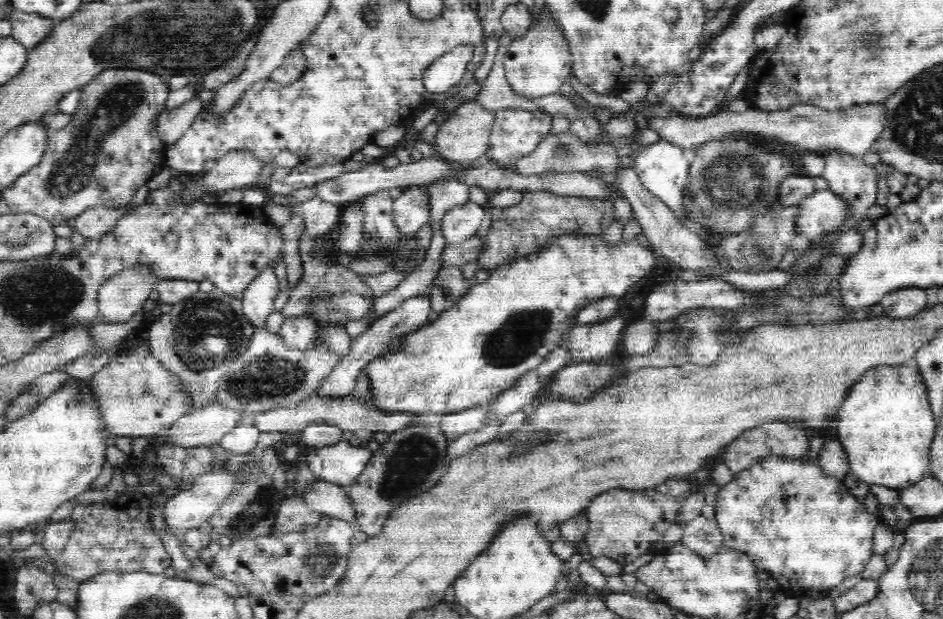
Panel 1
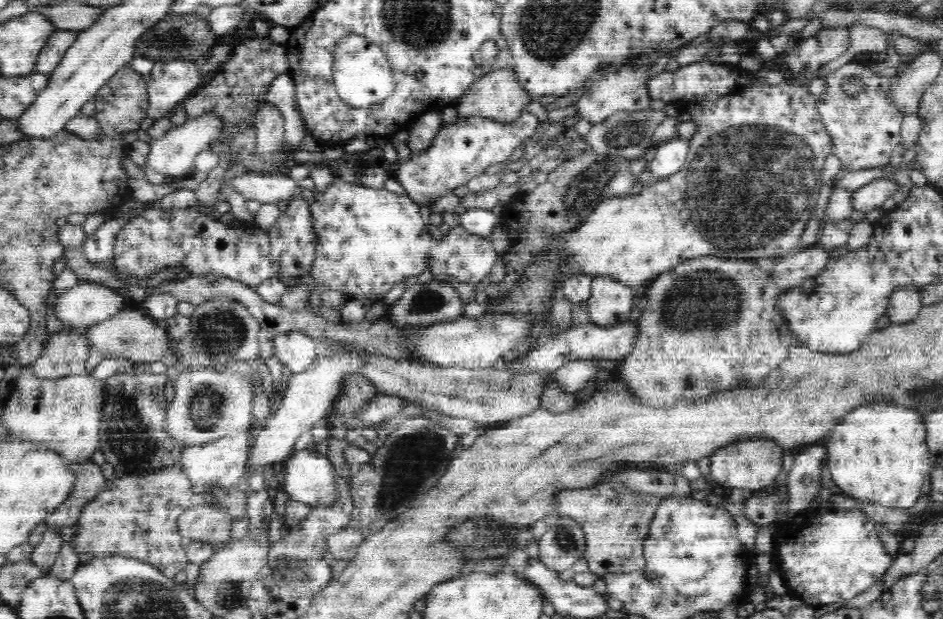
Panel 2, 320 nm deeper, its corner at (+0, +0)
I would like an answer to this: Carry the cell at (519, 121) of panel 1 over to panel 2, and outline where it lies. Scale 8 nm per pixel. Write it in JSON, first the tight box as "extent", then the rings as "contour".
{"extent":[396,111,539,206],"contour":[[[526,111],[518,116],[518,120],[509,125],[500,125],[494,121],[486,120],[458,120],[451,125],[443,126],[436,137],[435,143],[430,150],[422,153],[420,156],[410,156],[405,161],[401,160],[399,169],[396,171],[396,178],[406,194],[418,206],[432,206],[432,202],[436,202],[438,198],[451,192],[458,186],[467,184],[468,180],[477,174],[480,174],[490,165],[498,164],[498,162],[509,162],[511,158],[521,149],[521,147],[529,141],[534,130],[539,126],[538,117]]]}

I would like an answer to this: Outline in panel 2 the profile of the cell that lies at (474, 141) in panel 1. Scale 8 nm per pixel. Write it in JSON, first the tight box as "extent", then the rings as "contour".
{"extent":[453,69,529,125],"contour":[[[512,69],[497,70],[479,78],[455,100],[453,107],[456,109],[458,120],[486,120],[494,121],[500,125],[509,125],[518,120],[518,116],[524,112],[524,107],[529,104],[529,96],[514,80]]]}

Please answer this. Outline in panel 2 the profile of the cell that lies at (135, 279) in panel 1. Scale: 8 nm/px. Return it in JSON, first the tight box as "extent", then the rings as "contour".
{"extent":[55,280,126,327],"contour":[[[81,280],[56,300],[55,316],[67,327],[93,325],[118,314],[126,299],[117,287]]]}

